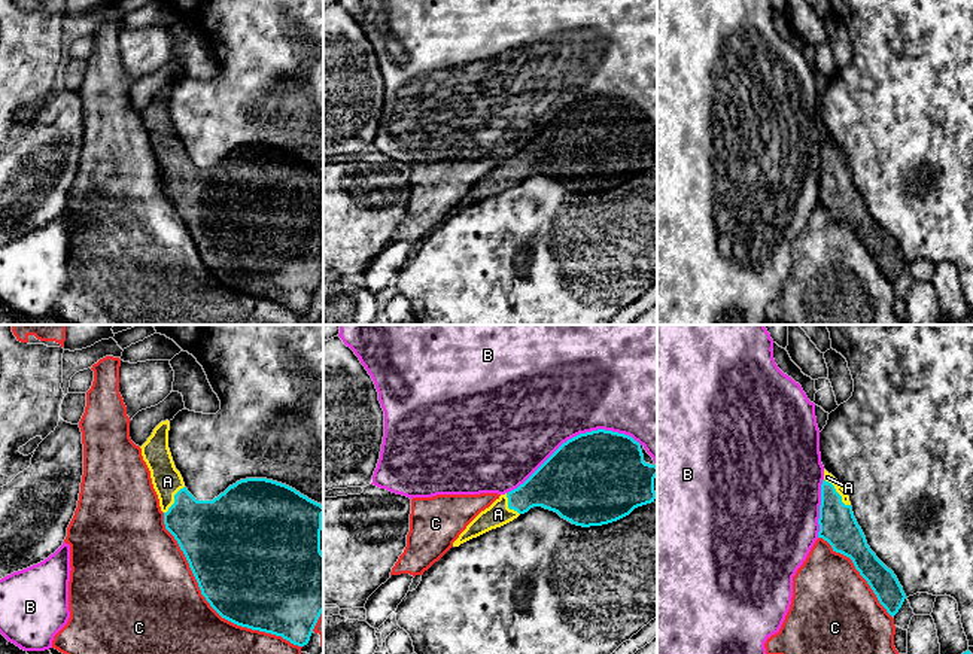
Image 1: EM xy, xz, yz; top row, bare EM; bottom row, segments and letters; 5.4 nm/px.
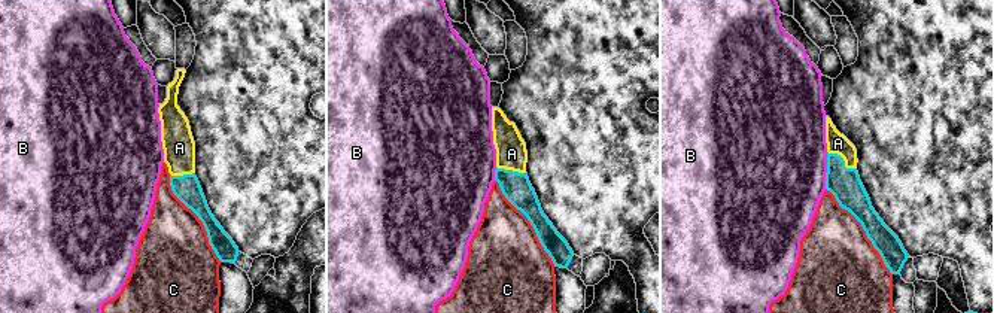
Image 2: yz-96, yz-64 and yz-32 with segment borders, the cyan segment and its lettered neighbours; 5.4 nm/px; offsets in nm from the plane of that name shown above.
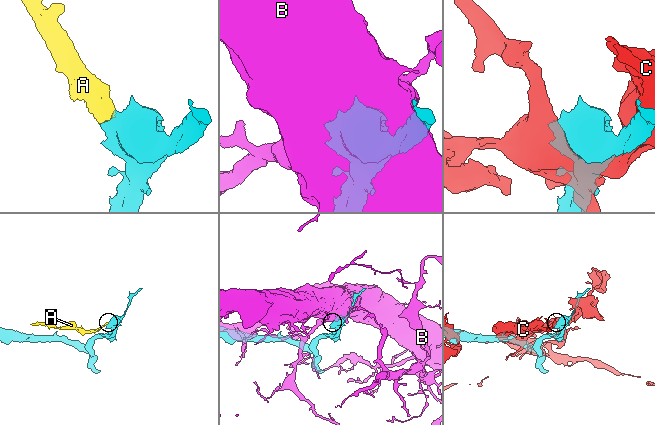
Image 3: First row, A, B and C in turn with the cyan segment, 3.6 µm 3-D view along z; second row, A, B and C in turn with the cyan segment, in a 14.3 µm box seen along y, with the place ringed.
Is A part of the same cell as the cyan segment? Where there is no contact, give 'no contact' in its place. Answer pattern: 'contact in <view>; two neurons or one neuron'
contact in yz; one neuron

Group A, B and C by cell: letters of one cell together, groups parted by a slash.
A / B / C

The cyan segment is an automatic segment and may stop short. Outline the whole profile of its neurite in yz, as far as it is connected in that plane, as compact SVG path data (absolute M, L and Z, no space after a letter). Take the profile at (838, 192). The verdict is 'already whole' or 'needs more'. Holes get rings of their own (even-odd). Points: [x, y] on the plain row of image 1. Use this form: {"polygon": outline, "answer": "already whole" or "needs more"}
{"polygon": "M825 136L818 191L818 204L827 207L833 218L852 226L879 270L894 283L906 265L903 253L894 238L867 212L866 203L854 183L848 158Z", "answer": "needs more"}

